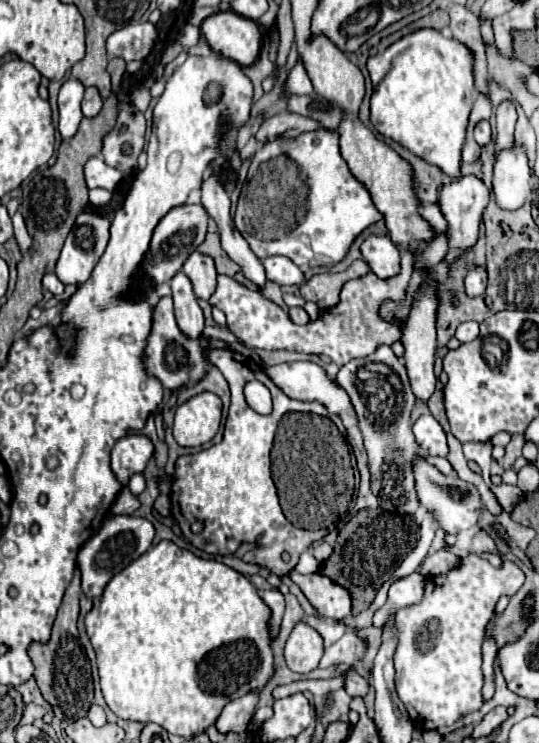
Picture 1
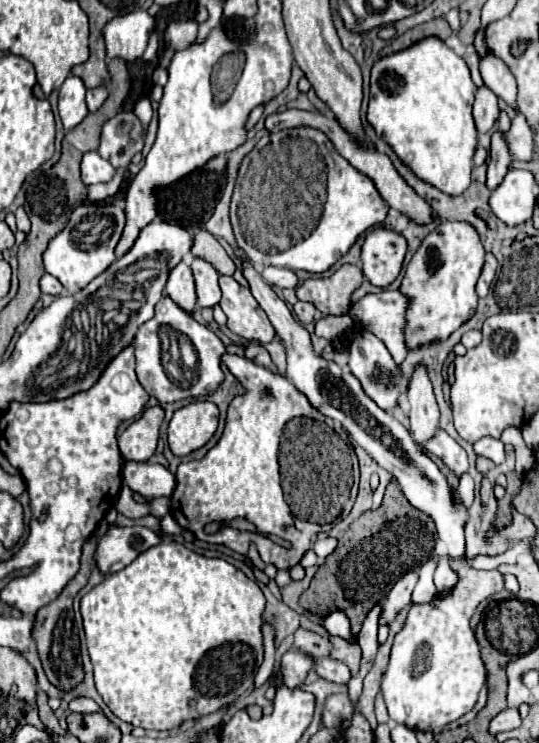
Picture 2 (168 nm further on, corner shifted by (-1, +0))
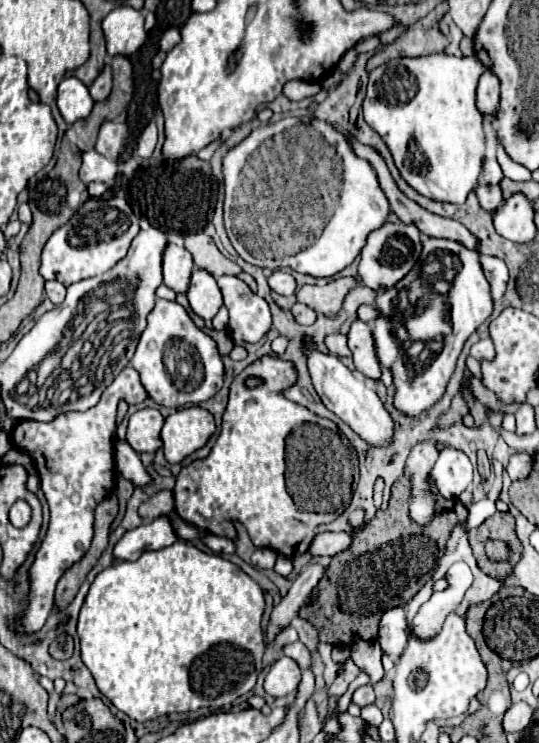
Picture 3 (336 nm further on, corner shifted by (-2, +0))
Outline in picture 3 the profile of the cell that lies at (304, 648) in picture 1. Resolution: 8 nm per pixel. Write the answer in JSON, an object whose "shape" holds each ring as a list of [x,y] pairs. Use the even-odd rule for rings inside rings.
{"shape":[[[284,656],[270,668],[266,682],[264,682],[264,690],[266,694],[280,698],[296,690],[300,684],[300,678],[302,678],[300,666],[292,658]]]}

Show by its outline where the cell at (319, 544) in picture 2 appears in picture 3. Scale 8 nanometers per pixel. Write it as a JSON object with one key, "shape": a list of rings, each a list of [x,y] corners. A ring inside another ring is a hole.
{"shape":[[[326,532],[318,534],[312,540],[310,554],[312,556],[334,556],[338,552],[344,552],[350,546],[350,536],[346,532]]]}

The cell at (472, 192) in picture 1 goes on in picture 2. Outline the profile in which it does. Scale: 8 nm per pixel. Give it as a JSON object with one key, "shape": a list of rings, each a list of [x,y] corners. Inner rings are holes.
{"shape":[[[443,220],[431,234],[421,240],[421,246],[413,254],[411,262],[405,268],[403,282],[399,292],[407,296],[407,328],[405,340],[407,350],[415,350],[419,346],[447,340],[451,332],[455,332],[461,324],[465,324],[477,310],[477,292],[475,284],[481,276],[481,268],[485,264],[485,250],[473,226],[465,222],[449,222]],[[435,250],[441,266],[427,268],[430,251]]]}

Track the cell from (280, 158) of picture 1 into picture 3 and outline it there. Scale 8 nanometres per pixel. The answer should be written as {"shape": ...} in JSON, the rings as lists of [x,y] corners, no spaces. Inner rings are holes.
{"shape":[[[310,116],[284,118],[276,124],[268,124],[262,128],[262,136],[260,128],[256,128],[246,140],[242,140],[224,156],[224,184],[224,224],[230,242],[246,262],[266,270],[292,268],[300,274],[310,274],[318,278],[334,276],[336,272],[352,264],[352,260],[366,244],[366,236],[372,230],[380,228],[390,214],[390,204],[378,184],[372,166],[350,150],[346,138],[332,124]],[[322,158],[340,158],[342,178],[338,172],[340,166]]]}

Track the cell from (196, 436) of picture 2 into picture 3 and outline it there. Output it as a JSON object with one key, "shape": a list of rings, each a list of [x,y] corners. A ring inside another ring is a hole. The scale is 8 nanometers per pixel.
{"shape":[[[200,406],[182,408],[170,414],[162,428],[166,460],[170,464],[182,462],[188,454],[202,448],[214,434],[214,430],[214,416]]]}

